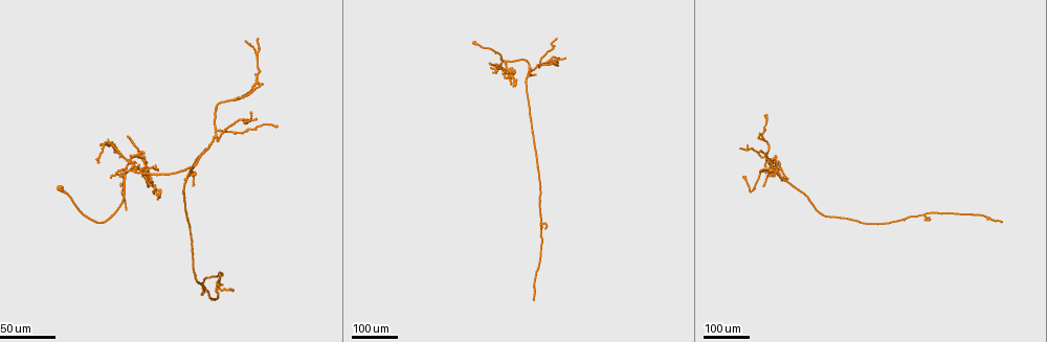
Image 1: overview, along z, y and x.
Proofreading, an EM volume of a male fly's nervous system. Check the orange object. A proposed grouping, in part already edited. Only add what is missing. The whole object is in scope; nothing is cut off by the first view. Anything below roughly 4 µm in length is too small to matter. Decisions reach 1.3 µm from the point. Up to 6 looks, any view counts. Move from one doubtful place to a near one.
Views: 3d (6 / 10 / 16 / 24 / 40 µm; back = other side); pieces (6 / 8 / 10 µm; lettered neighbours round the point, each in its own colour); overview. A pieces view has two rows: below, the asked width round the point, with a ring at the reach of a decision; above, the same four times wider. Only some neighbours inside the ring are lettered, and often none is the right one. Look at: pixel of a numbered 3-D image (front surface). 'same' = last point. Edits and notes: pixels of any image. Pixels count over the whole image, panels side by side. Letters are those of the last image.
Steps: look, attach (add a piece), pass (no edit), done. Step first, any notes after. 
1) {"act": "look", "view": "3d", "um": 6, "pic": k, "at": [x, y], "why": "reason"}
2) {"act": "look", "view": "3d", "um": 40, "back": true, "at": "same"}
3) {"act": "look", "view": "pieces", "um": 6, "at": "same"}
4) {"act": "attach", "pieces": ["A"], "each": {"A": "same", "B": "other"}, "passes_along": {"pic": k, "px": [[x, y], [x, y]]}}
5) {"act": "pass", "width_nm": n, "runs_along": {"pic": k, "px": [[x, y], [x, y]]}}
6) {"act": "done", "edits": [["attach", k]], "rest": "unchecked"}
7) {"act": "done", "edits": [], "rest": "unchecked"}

{"act": "look", "view": "3d", "um": 40, "pic": 1, "at": [511, 70], "why": "thin end"}

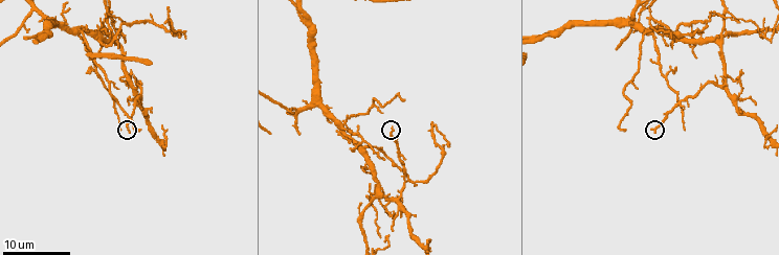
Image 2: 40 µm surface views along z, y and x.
{"act": "look", "view": "pieces", "um": 10, "pic": 2, "at": [137, 129], "why": "what lies round it"}

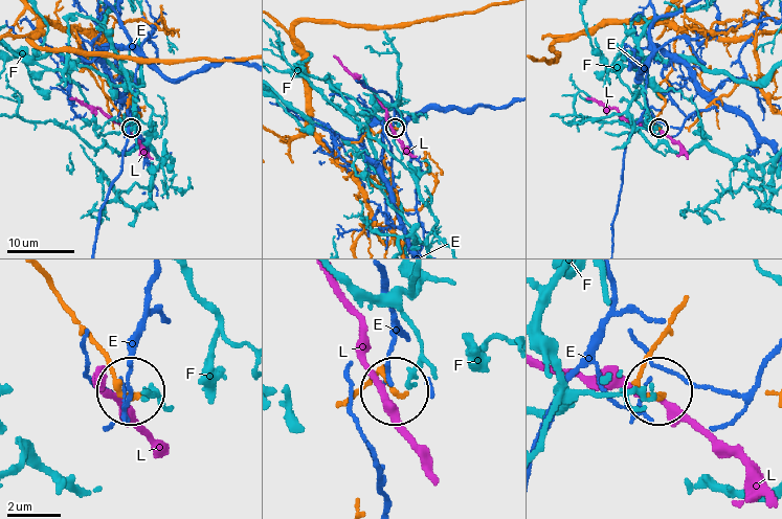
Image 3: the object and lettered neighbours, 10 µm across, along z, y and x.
{"act": "pass", "each": {"E": "other", "F": "other", "L": "other"}, "found": "no lettered piece goes on from it"}

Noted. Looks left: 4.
{"act": "look", "view": "3d", "um": 24, "pic": 1, "at": [770, 170], "why": "an open end"}

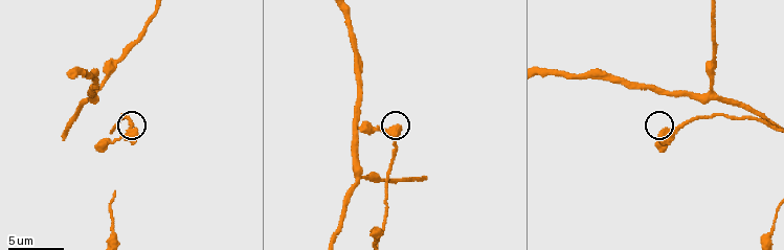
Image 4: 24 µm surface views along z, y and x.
{"act": "look", "view": "pieces", "um": 6, "pic": 4, "at": [98, 145]}

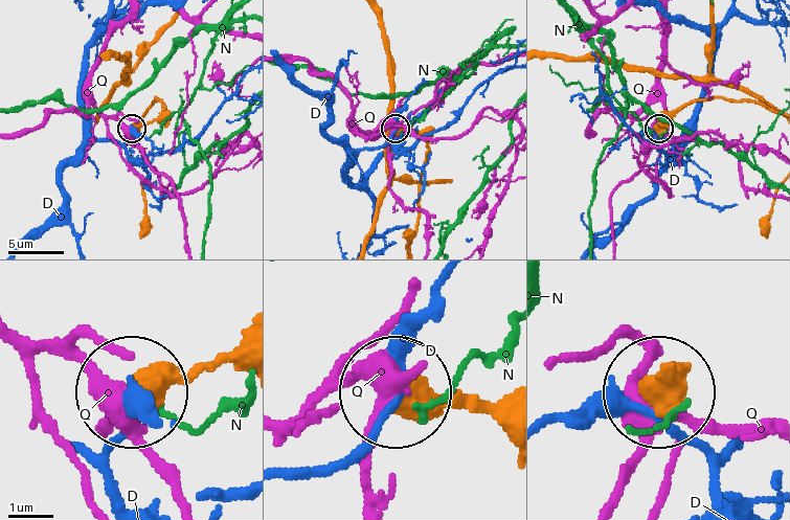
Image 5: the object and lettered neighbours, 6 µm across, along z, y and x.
{"act": "pass", "each": {"D": "other", "N": "other", "Q": "other"}, "found": "none of them fits"}

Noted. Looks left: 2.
{"act": "look", "view": "3d", "um": 24, "pic": 1, "at": [764, 114], "why": "an open end"}

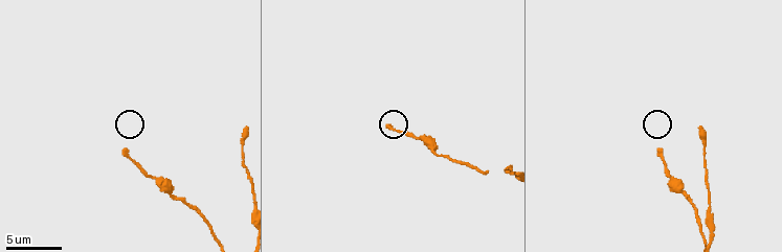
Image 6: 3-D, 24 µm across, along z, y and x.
{"act": "look", "view": "pieces", "um": 10, "pic": 6, "at": [386, 124]}

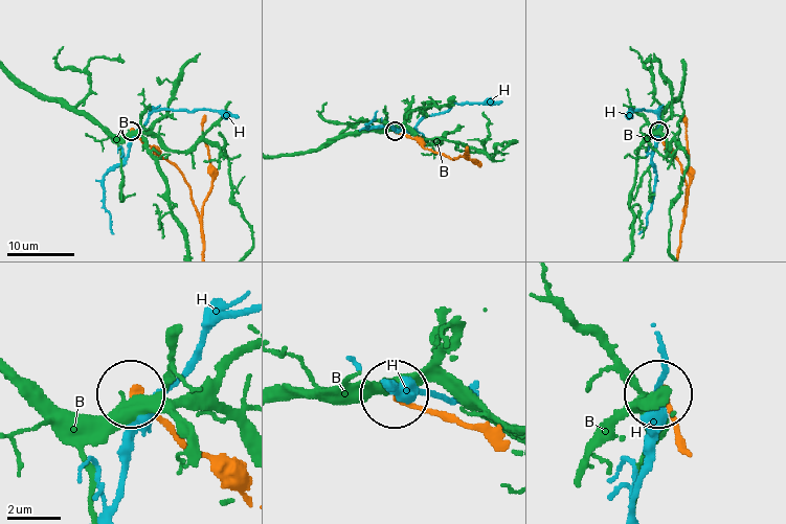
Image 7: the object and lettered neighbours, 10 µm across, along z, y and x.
{"act": "pass", "each": {"B": "other", "H": "other"}, "runs_along": {"pic": 7, "px": [[199, 221], [189, 186], [182, 174], [131, 131]]}, "found": "no lettered piece goes on from it"}

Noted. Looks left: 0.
{"act": "done", "edits": [], "rest": "unchecked"}

